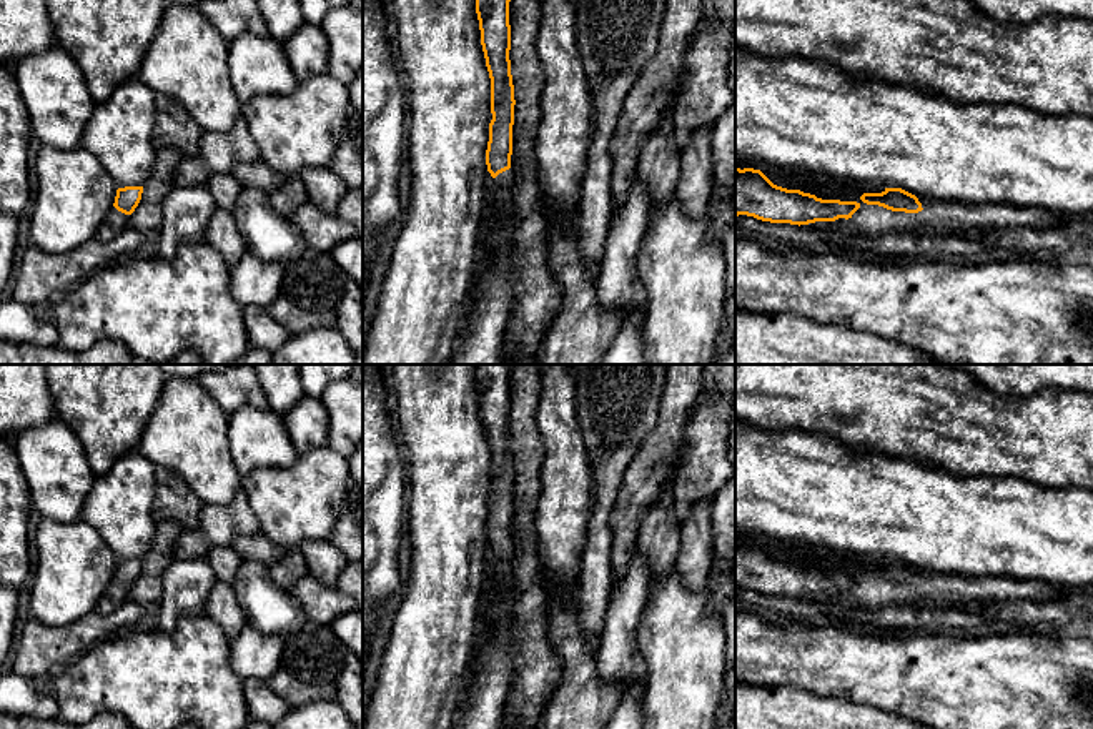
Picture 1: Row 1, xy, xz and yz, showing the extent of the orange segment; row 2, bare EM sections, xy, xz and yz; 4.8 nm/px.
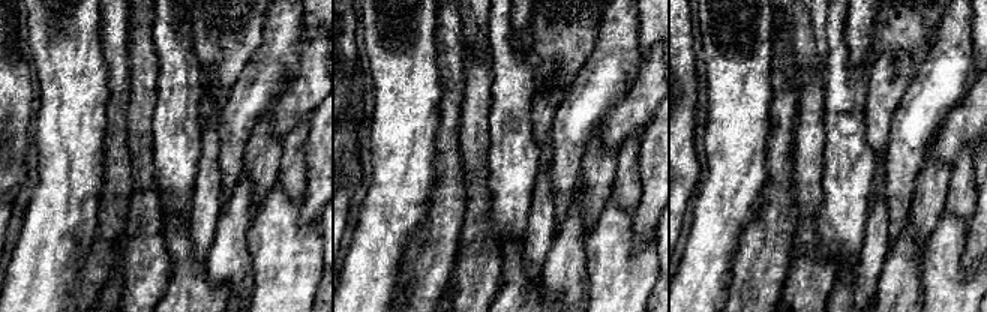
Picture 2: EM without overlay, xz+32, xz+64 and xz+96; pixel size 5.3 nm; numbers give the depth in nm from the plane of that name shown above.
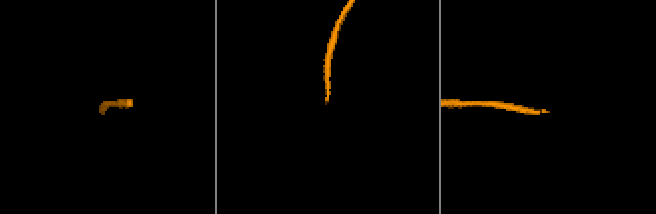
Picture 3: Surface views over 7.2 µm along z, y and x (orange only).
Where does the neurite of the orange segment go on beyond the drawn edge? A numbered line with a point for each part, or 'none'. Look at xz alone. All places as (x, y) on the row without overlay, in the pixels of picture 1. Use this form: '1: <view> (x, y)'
1: xz (498, 563)

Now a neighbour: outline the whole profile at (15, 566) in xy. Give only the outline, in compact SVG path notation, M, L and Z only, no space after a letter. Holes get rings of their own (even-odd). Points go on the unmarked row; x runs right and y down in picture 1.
M0 438L0 586L15 589L30 583L35 564L30 559L30 491L13 444Z

